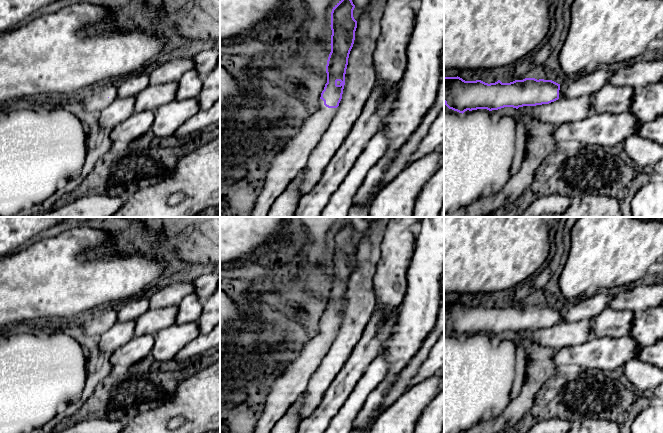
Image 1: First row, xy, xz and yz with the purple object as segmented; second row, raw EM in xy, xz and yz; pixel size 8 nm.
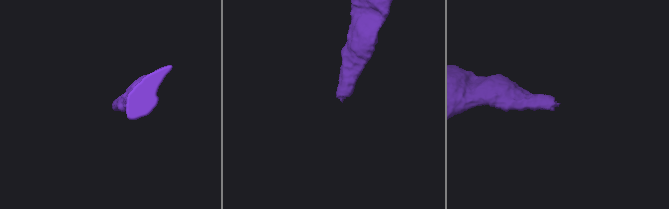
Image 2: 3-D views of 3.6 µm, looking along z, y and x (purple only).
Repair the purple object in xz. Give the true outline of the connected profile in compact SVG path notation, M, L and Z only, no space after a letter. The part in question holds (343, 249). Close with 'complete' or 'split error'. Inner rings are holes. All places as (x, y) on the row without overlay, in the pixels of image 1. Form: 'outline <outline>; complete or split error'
outline M350 217L333 231L331 236L331 276L329 278L326 297L327 307L321 317L318 333L310 338L304 345L299 356L289 366L285 367L282 374L277 377L271 385L265 388L261 394L260 408L254 417L254 422L247 433L270 433L275 424L285 415L298 398L306 391L308 384L319 367L321 360L332 345L337 331L342 323L345 309L345 298L348 289L348 282L355 264L357 245L353 241L355 229L350 223Z; split error

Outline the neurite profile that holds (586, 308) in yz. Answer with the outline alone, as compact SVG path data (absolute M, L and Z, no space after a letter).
M594 291L594 294L589 298L581 298L573 305L560 308L563 319L571 323L590 320L609 308L609 303L613 298L614 295L609 291Z

